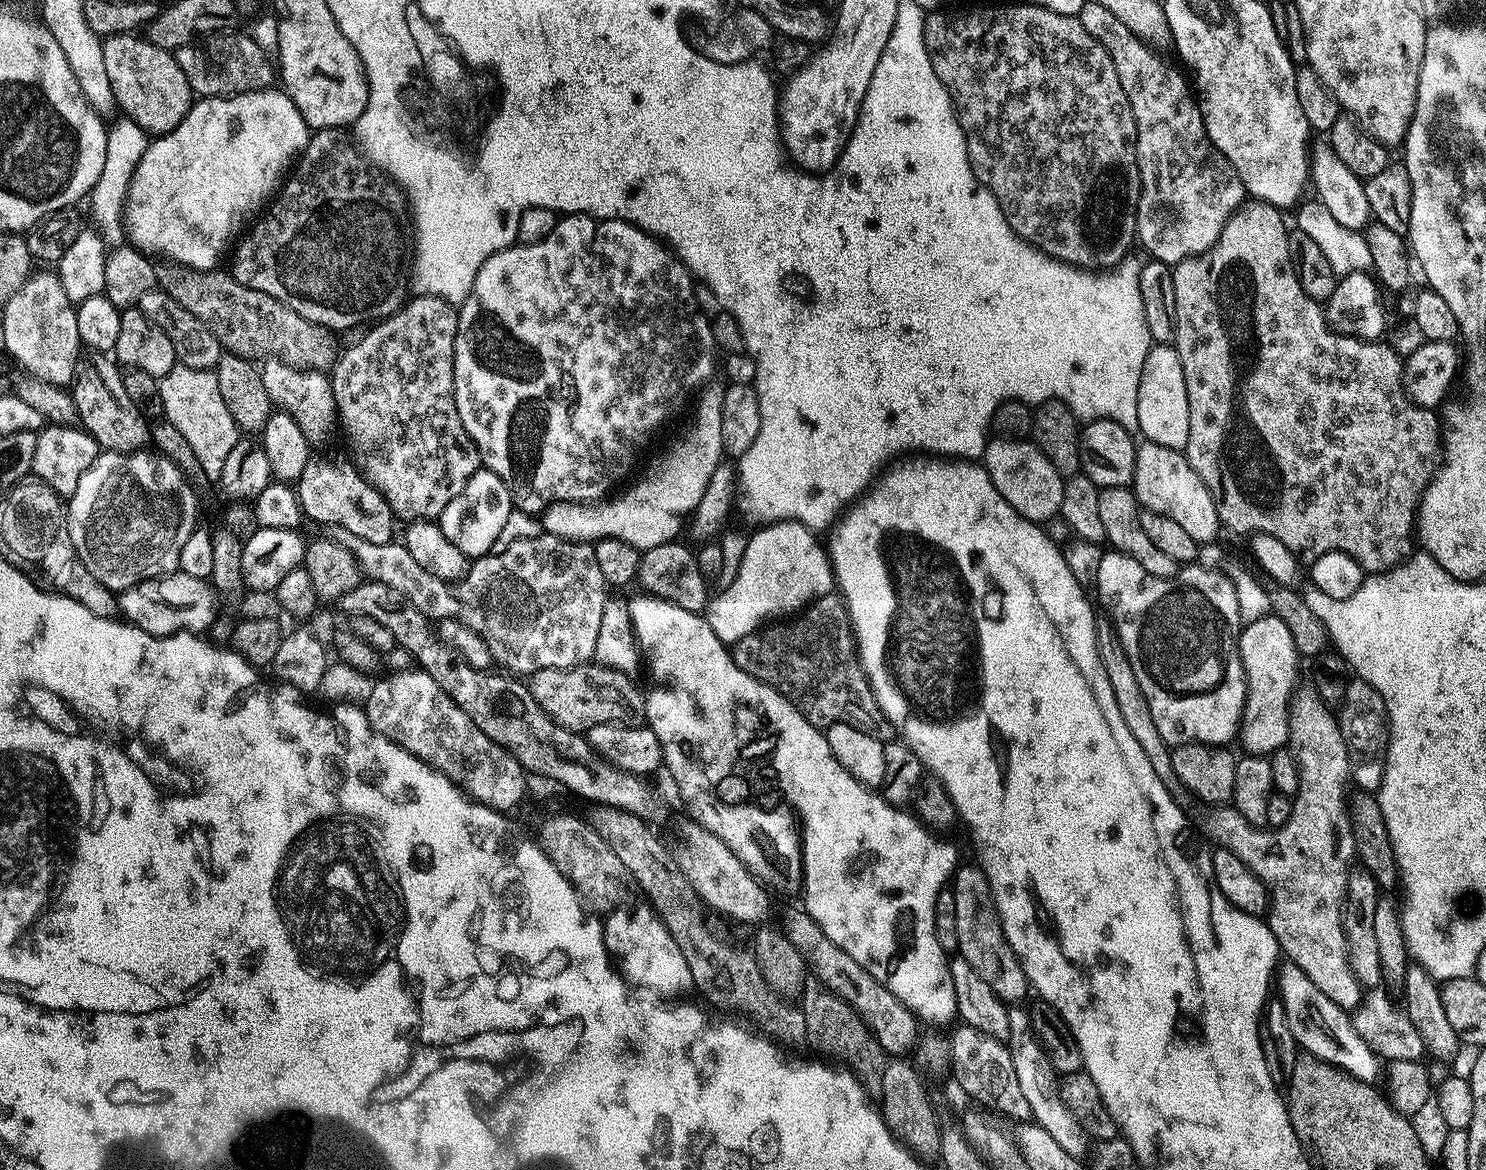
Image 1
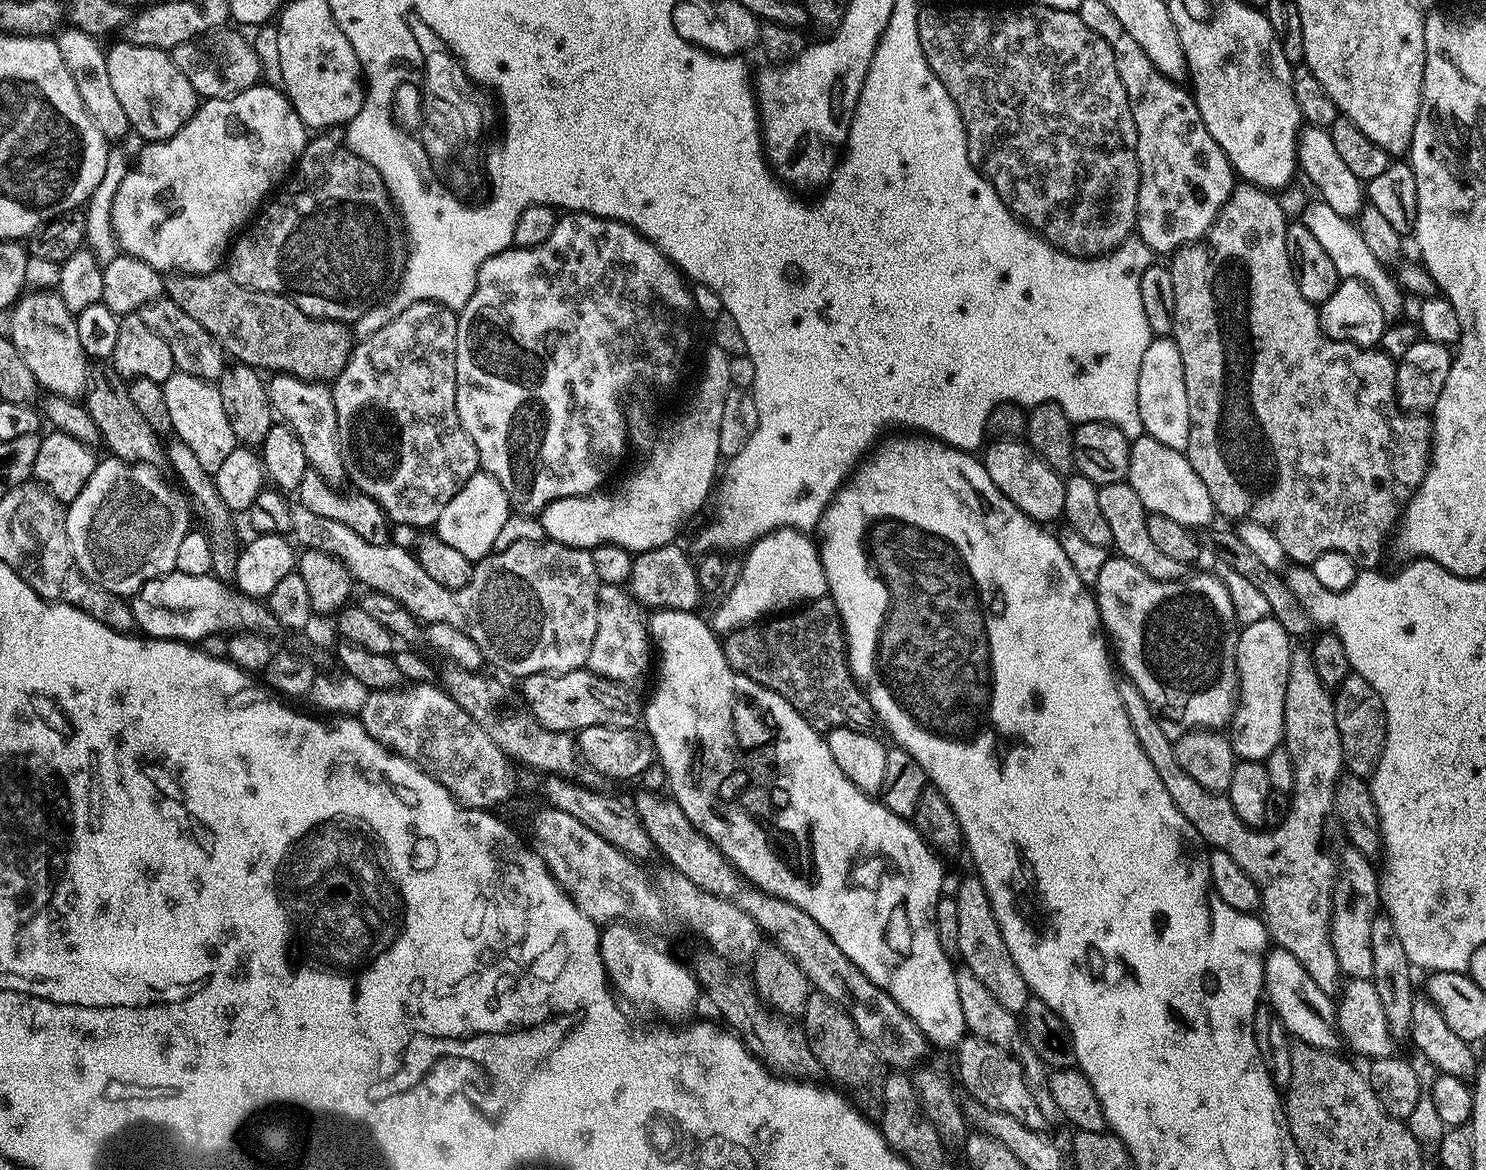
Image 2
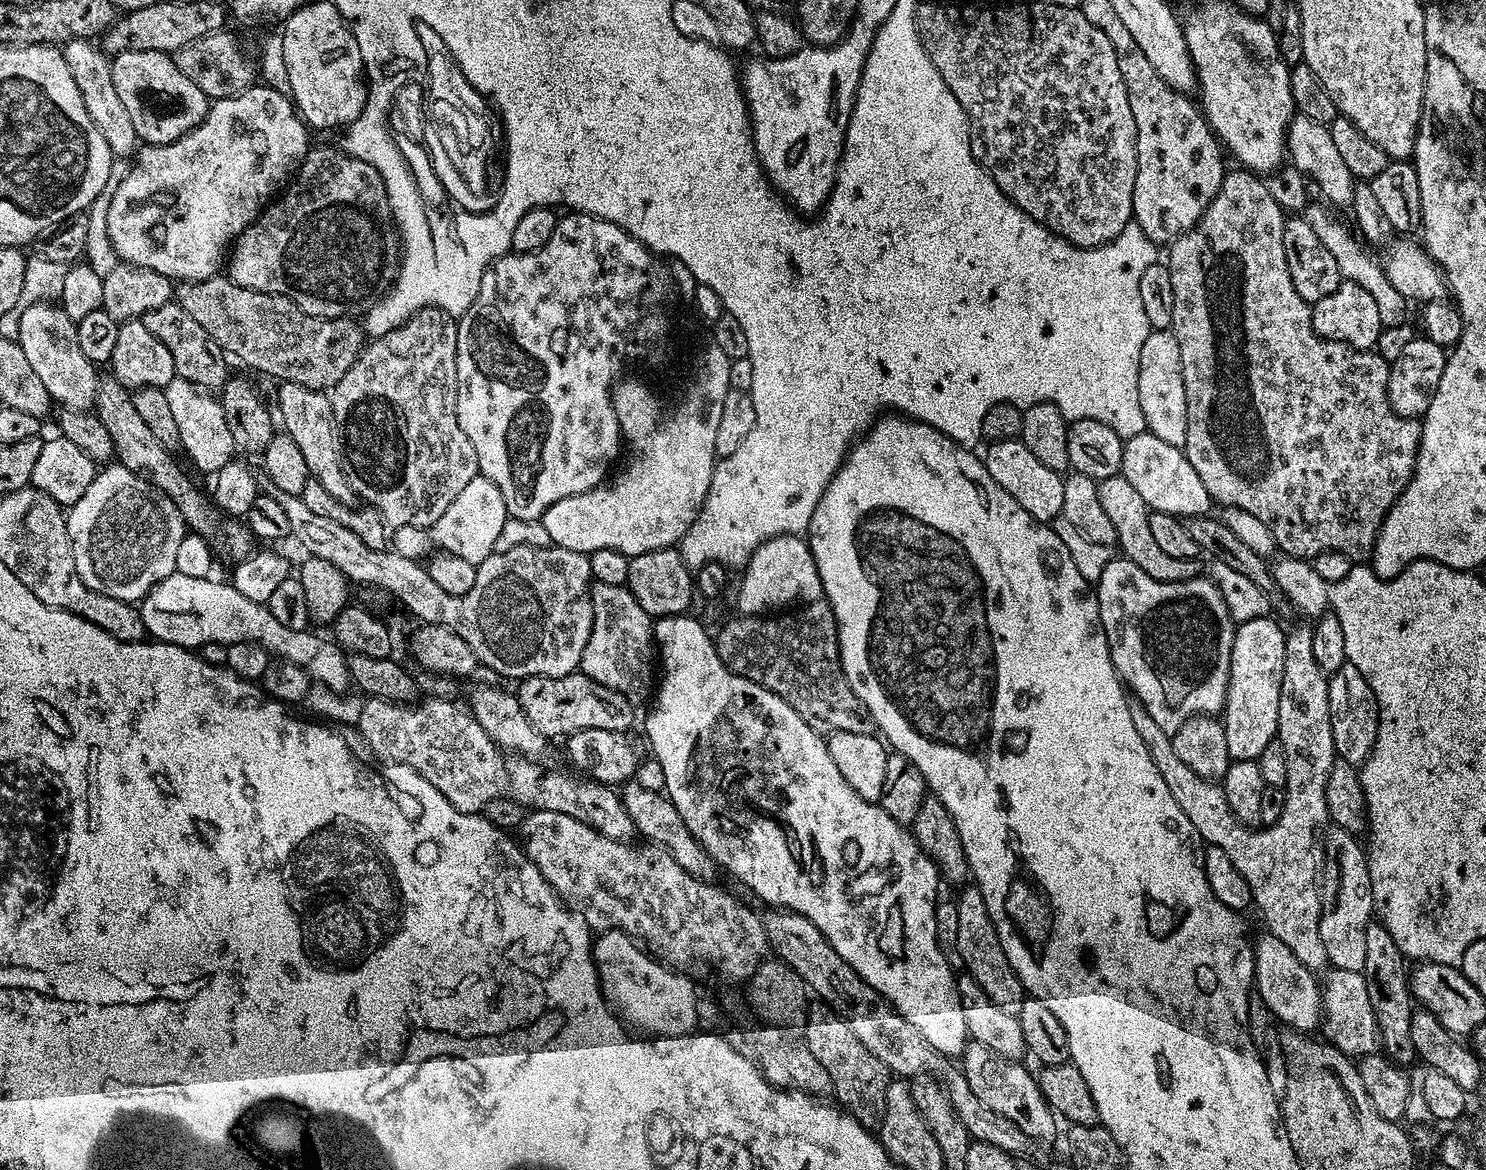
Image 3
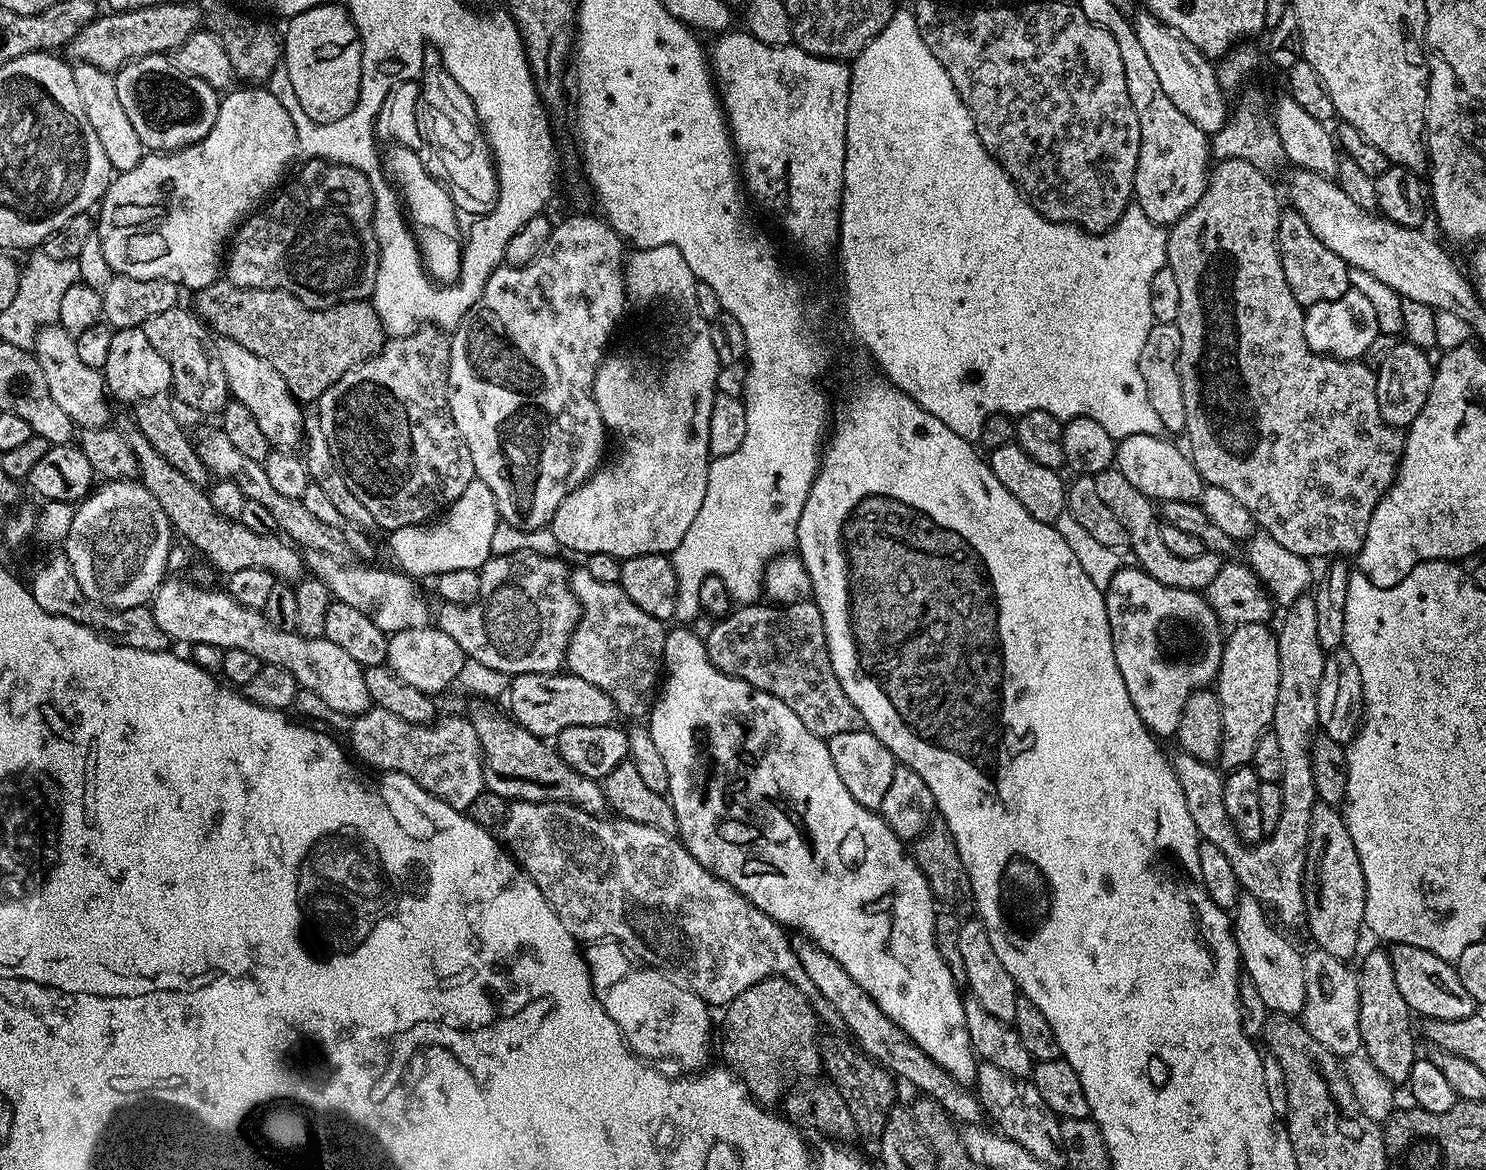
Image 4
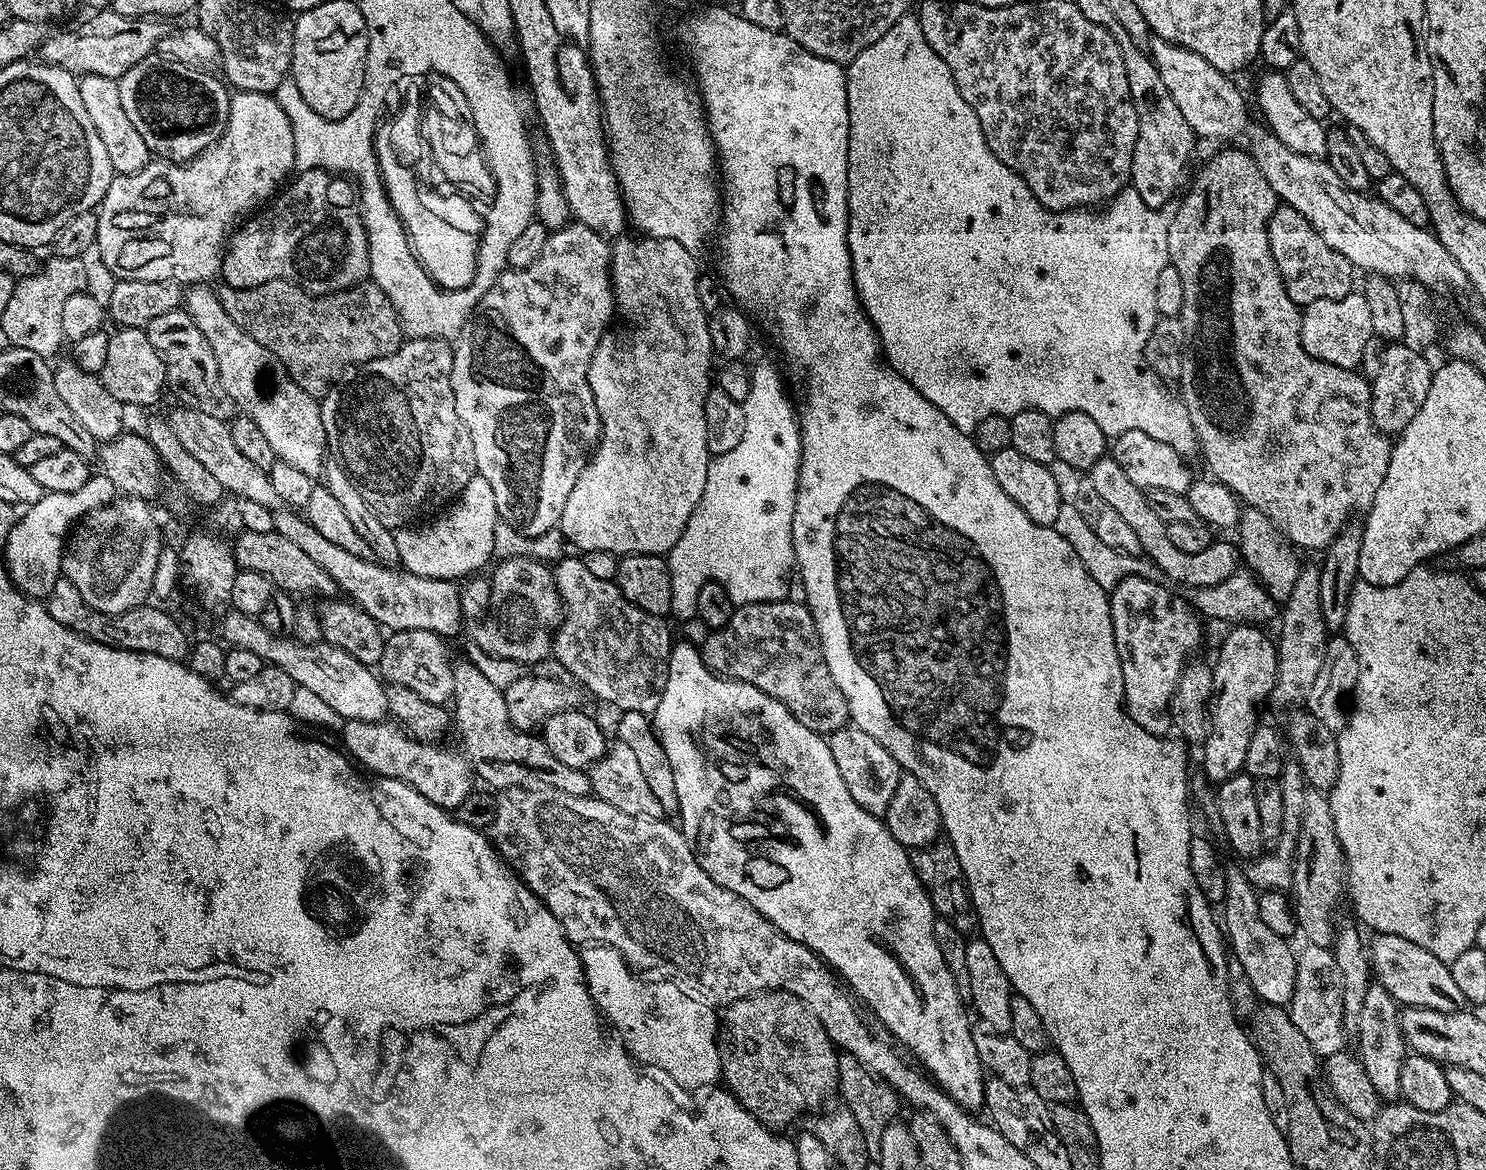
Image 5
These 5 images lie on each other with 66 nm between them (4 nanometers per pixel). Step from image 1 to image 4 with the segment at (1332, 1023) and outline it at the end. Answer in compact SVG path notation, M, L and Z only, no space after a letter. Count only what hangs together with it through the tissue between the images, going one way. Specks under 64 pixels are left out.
M1241 891L1234 911L1231 913L1232 933L1240 951L1240 963L1246 976L1253 980L1269 1013L1281 1012L1287 1016L1303 1013L1306 1002L1306 974L1304 956L1282 933L1272 928L1269 913L1258 898Z

